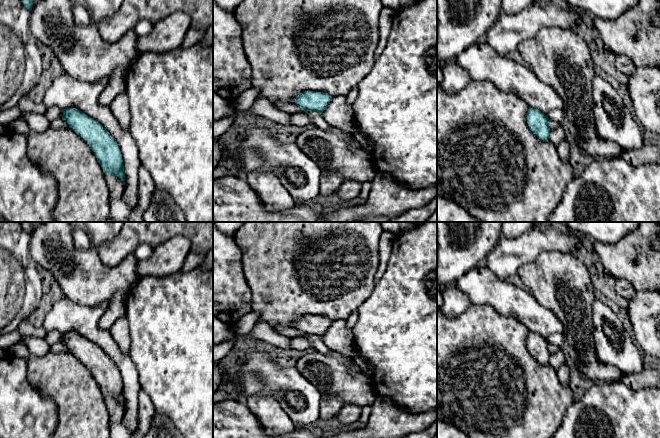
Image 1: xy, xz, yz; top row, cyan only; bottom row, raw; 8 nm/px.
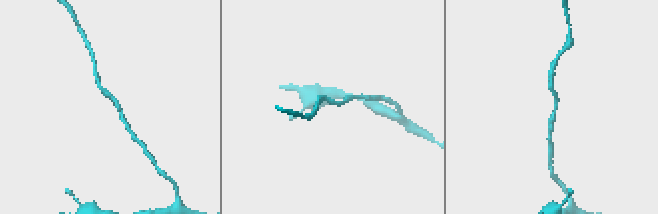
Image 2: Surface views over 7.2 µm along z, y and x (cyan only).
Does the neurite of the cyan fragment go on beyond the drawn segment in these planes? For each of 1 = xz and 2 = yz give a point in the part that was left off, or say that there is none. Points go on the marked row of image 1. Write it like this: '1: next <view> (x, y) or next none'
1: next none
2: next none

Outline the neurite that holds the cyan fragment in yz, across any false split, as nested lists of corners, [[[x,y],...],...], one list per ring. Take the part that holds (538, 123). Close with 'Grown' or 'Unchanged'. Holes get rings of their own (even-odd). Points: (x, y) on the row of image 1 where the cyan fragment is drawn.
[[[529,107],[527,113],[527,123],[530,130],[541,140],[548,140],[551,129],[549,119],[542,112]]]. Unchanged

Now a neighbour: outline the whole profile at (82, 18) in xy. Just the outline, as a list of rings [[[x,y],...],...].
[[[73,4],[72,13],[74,17],[74,22],[80,27],[86,27],[92,23],[92,19],[89,10],[84,5]]]

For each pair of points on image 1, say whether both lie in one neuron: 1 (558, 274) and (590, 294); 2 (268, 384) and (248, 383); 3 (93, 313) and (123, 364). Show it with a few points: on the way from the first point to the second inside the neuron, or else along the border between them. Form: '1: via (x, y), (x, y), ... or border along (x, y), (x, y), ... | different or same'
1: via (566, 282), (578, 294), (582, 294) | same
2: via (263, 383), (253, 383) | same
3: via (93, 326), (93, 330), (113, 351) | same

